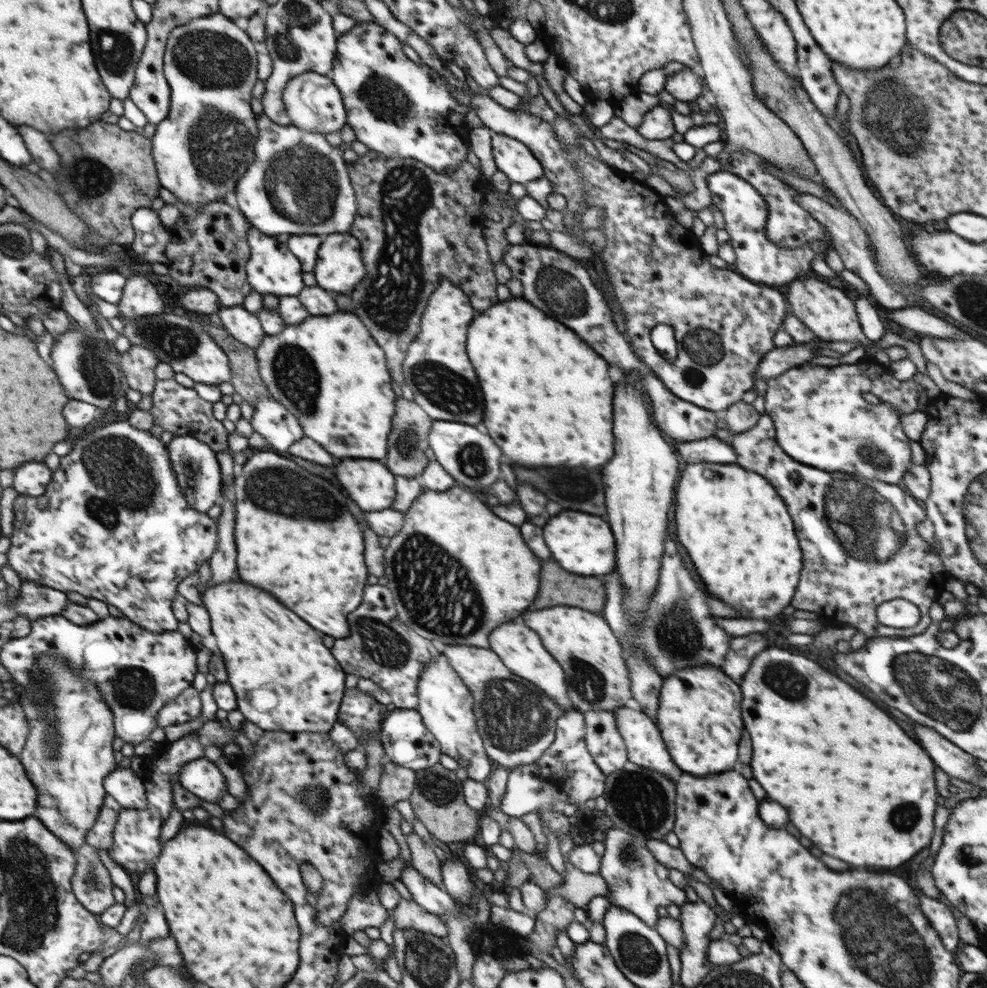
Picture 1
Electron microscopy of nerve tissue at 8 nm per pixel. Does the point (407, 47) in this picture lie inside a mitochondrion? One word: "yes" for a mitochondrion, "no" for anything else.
no

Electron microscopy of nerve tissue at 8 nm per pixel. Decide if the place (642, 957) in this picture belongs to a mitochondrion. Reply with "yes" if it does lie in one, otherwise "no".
yes

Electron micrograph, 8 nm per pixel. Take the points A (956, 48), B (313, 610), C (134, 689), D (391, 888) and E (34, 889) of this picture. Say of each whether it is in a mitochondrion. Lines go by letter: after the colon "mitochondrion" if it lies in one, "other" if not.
A: mitochondrion
B: other
C: mitochondrion
D: other
E: mitochondrion

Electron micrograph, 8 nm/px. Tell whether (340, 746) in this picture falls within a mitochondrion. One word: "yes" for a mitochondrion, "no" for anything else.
no

